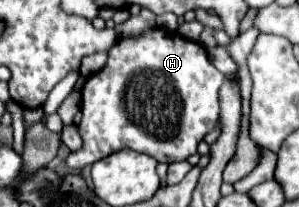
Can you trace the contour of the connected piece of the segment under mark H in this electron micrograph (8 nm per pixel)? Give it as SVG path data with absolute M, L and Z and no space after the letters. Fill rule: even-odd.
M152 28L136 38L118 40L108 52L106 66L90 76L82 88L82 120L78 124L82 148L70 152L68 166L80 170L122 148L150 154L166 164L186 160L194 154L198 142L218 124L218 90L222 80L224 74L214 68L206 48L178 32Z

